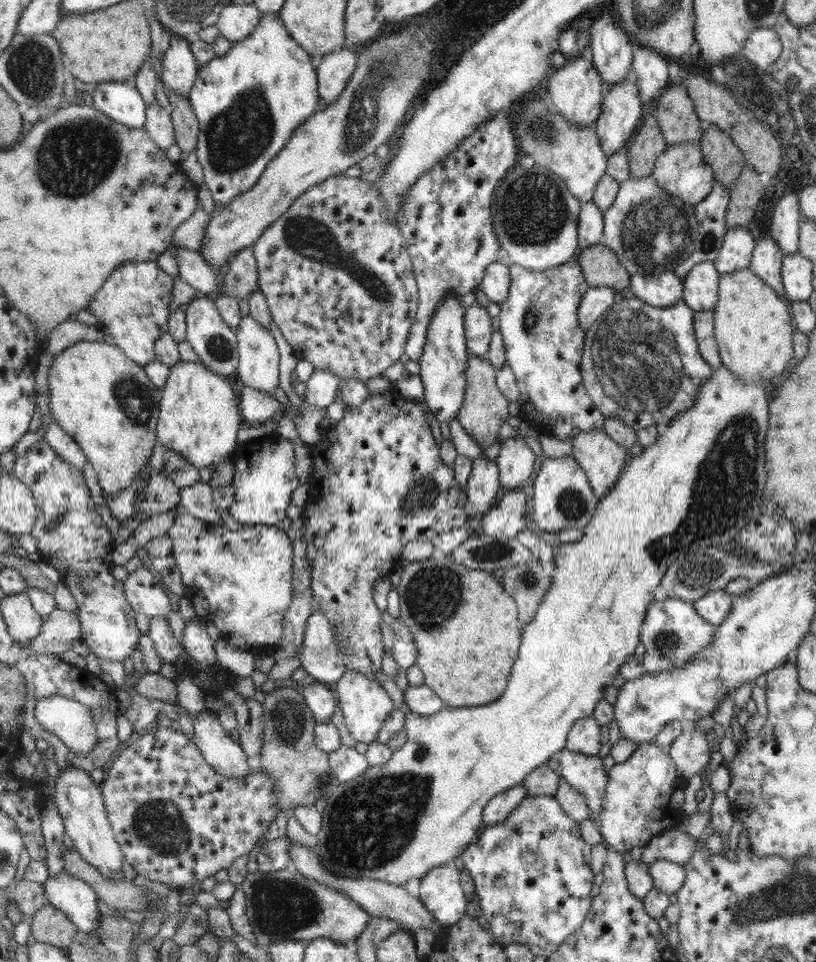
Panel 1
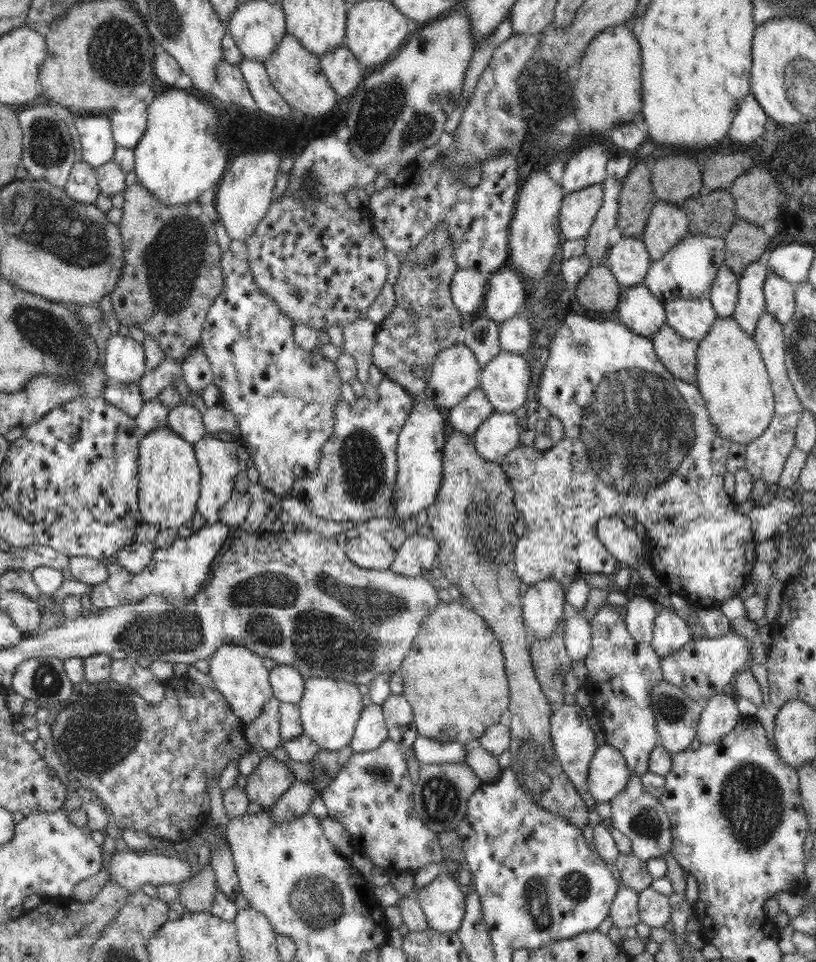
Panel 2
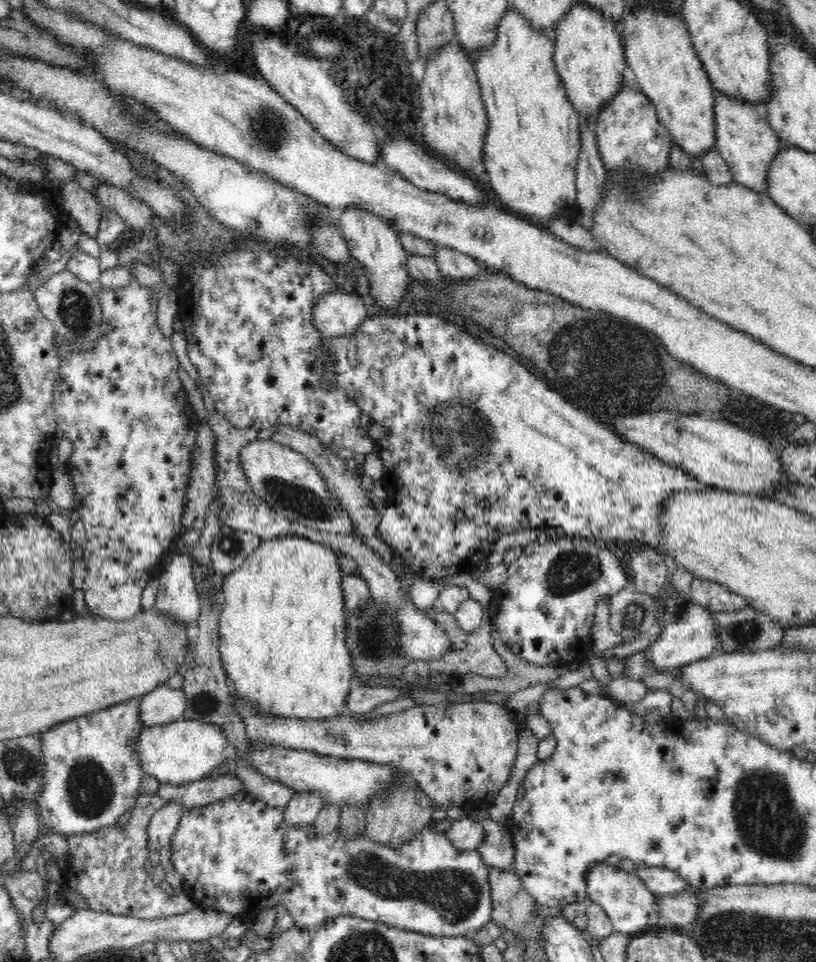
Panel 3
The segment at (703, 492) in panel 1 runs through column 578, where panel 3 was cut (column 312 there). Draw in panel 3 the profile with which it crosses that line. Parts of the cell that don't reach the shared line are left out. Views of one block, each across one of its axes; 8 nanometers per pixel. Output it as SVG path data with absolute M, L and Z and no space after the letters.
M287 534L276 539L261 539L242 566L225 576L219 651L229 685L240 699L252 701L257 712L304 720L344 716L345 700L355 685L355 672L345 639L342 574L332 547L302 535Z

